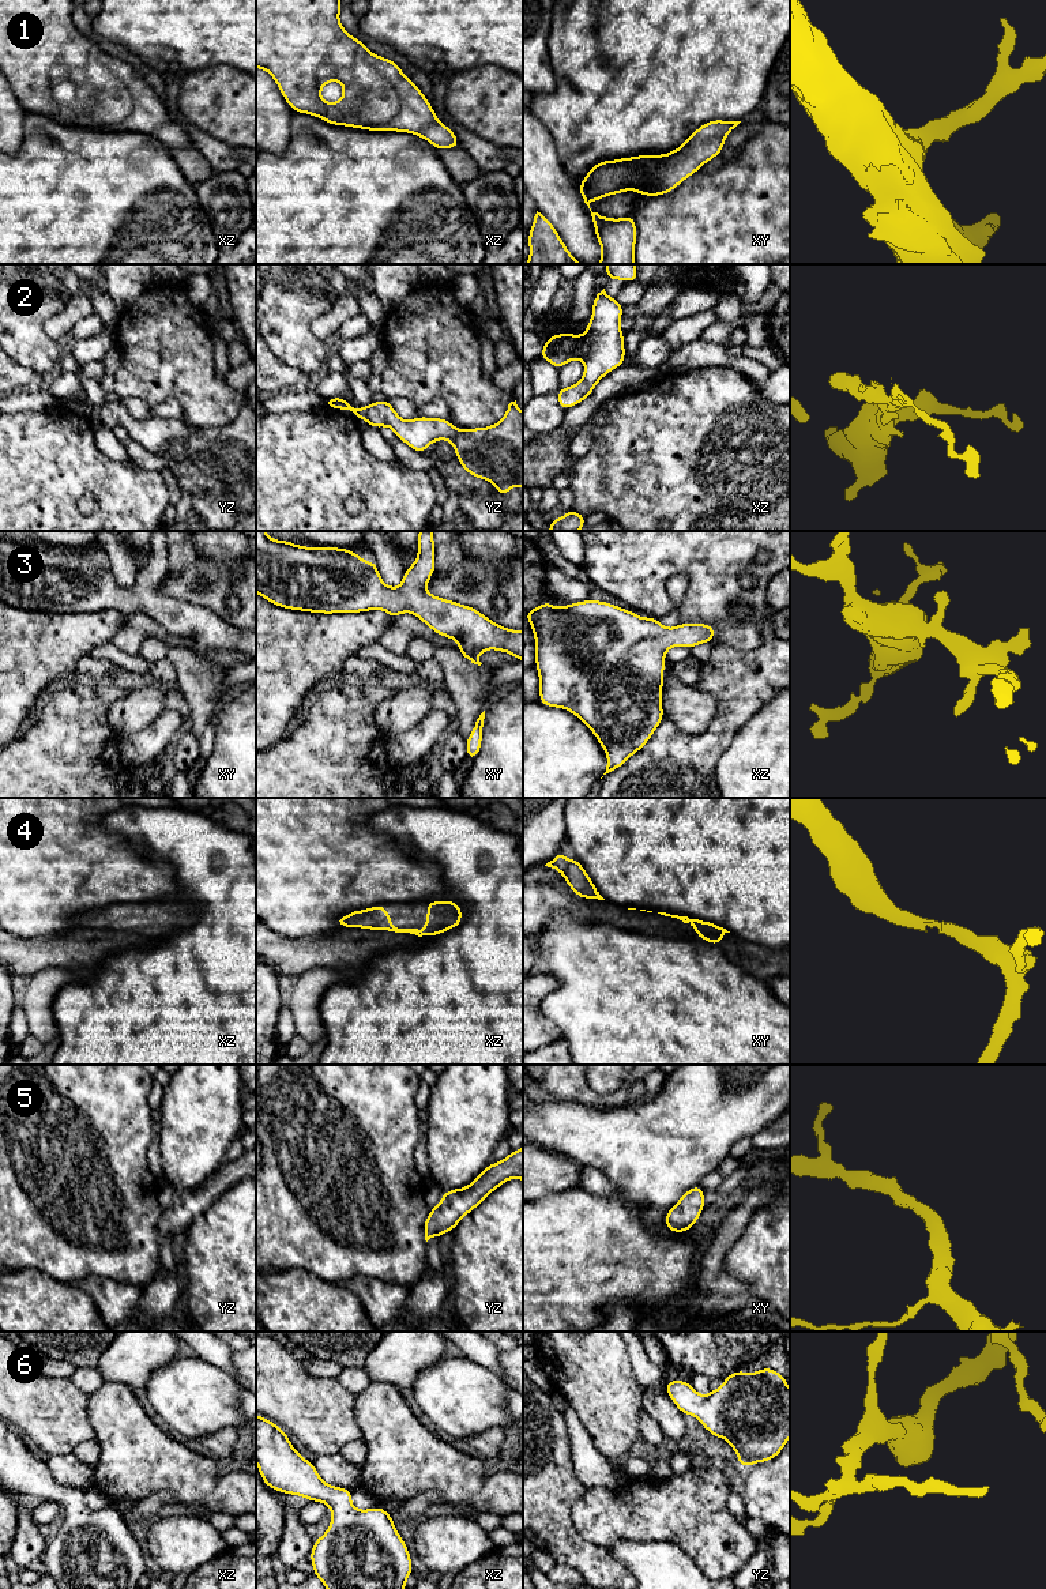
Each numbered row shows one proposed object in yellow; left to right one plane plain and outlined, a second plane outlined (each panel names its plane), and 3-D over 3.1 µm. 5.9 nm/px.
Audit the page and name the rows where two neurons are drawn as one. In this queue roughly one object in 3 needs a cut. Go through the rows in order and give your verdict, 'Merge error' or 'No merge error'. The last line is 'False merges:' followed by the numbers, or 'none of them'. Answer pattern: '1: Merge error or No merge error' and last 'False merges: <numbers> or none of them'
1: No merge error
2: Merge error
3: No merge error
4: No merge error
5: No merge error
6: No merge error
False merges: 2

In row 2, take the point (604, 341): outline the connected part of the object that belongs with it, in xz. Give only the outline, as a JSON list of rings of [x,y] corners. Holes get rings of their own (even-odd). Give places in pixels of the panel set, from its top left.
[[[606,294],[594,297],[592,316],[582,336],[584,346],[583,379],[557,391],[561,408],[568,410],[590,396],[599,380],[625,361],[624,332],[620,328],[624,306]]]

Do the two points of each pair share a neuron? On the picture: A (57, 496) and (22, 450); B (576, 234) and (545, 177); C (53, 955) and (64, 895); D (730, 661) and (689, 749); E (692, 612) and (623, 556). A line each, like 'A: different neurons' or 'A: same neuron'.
A: same neuron
B: same neuron
C: different neurons
D: same neuron
E: same neuron

